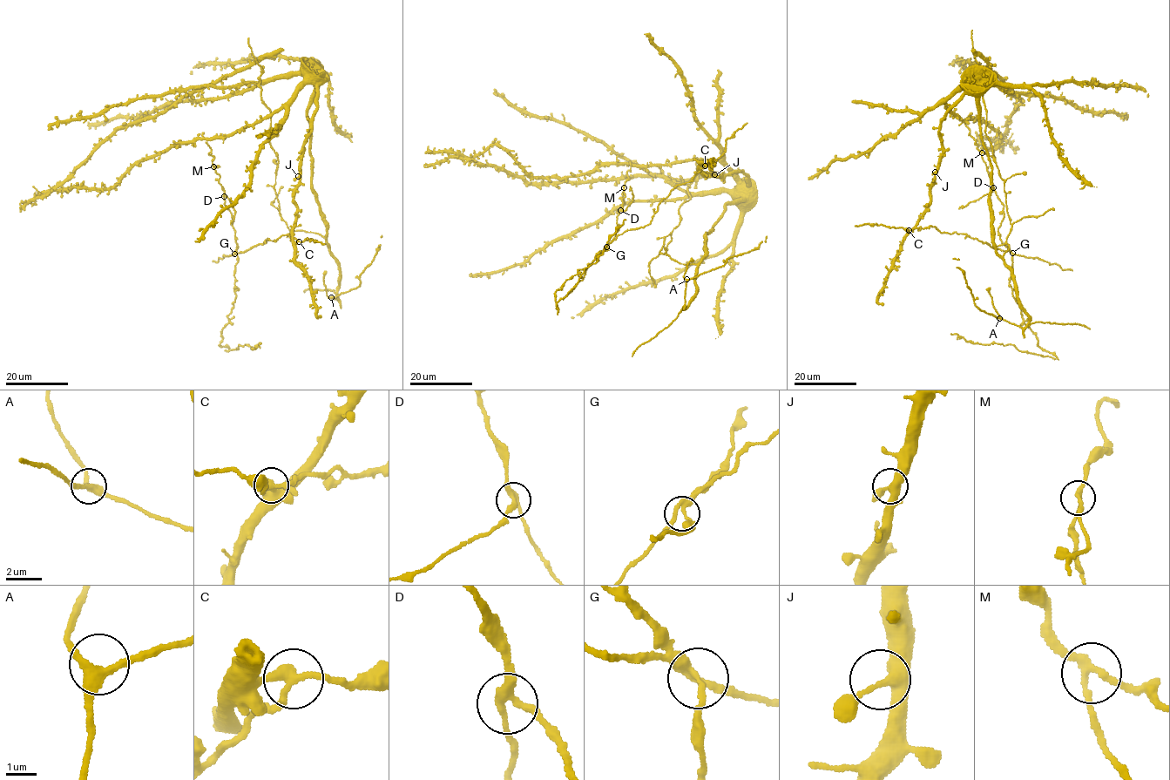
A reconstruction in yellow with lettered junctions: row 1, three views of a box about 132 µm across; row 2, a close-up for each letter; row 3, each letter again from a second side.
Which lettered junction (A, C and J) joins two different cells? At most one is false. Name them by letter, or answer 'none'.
C

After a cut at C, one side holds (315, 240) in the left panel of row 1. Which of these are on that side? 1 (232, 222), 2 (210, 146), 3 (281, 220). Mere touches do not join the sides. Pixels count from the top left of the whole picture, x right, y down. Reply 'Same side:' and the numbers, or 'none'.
Same side: 1, 2

